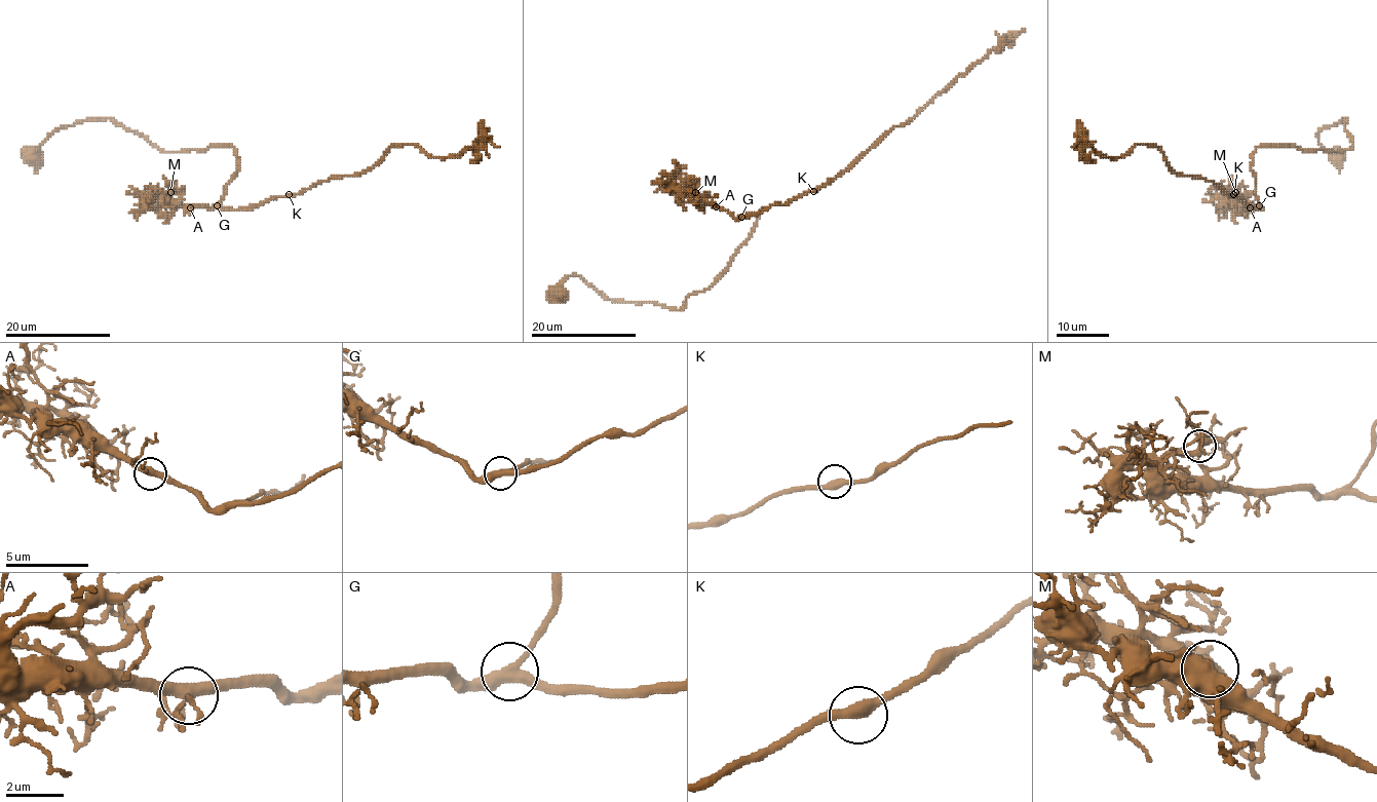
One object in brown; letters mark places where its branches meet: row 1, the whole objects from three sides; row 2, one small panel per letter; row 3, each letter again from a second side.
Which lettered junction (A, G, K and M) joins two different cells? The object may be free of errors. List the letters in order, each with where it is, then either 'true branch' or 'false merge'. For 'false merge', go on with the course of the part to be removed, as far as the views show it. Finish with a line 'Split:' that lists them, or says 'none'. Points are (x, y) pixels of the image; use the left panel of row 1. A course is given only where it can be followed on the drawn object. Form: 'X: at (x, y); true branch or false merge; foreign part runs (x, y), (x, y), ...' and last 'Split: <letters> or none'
A: at (190, 207); true branch
G: at (217, 205); true branch
K: at (289, 194); true branch
M: at (170, 192); true branch
Split: none

